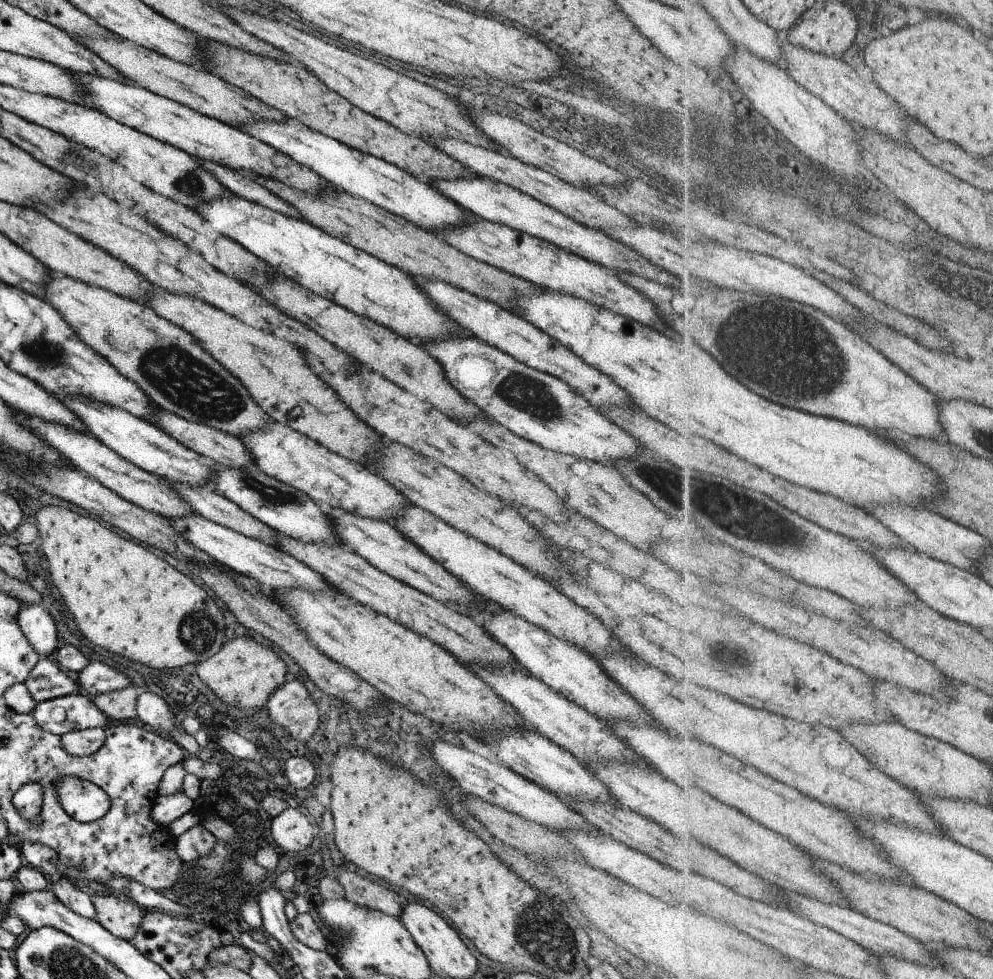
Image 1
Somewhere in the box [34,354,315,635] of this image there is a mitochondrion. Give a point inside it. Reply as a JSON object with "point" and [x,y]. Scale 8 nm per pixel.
{"point":[272,499]}

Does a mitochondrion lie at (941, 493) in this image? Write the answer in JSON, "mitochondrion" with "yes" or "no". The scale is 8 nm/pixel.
{"mitochondrion":"no"}

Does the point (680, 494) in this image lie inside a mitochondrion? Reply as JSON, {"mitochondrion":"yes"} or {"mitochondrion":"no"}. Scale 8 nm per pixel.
{"mitochondrion":"yes"}

